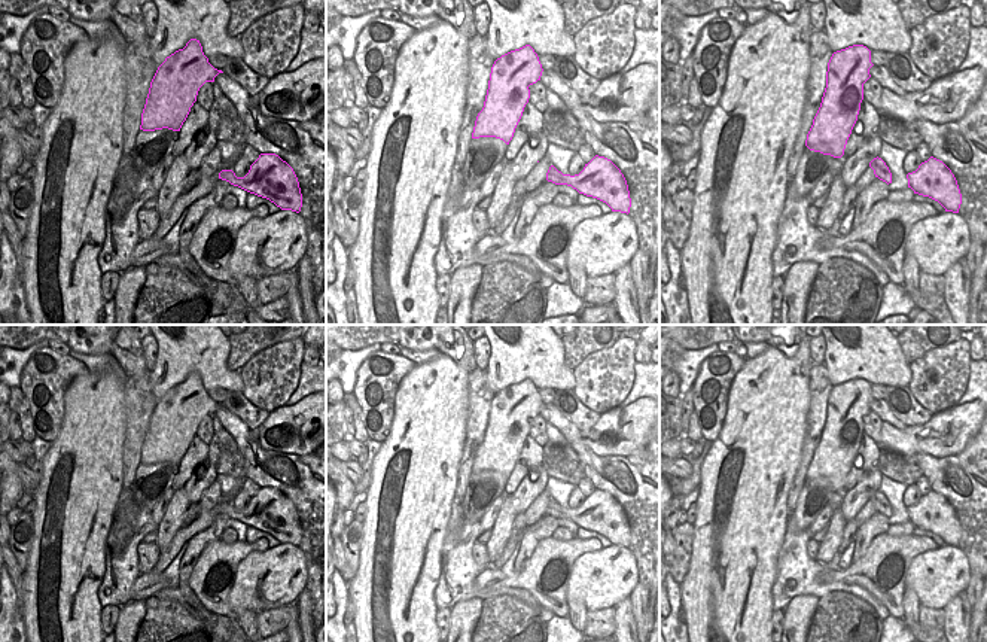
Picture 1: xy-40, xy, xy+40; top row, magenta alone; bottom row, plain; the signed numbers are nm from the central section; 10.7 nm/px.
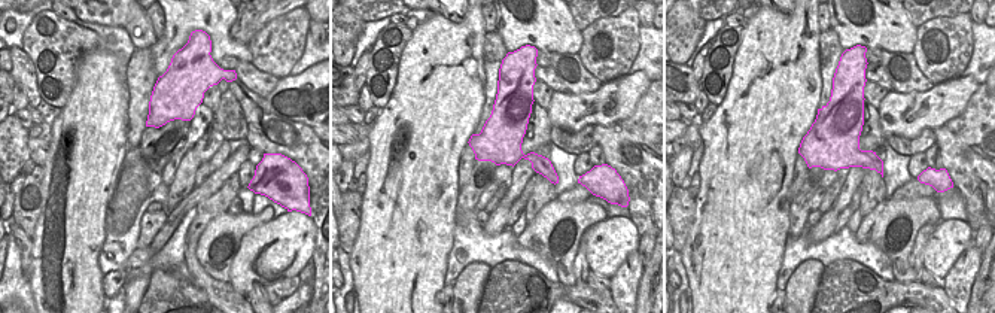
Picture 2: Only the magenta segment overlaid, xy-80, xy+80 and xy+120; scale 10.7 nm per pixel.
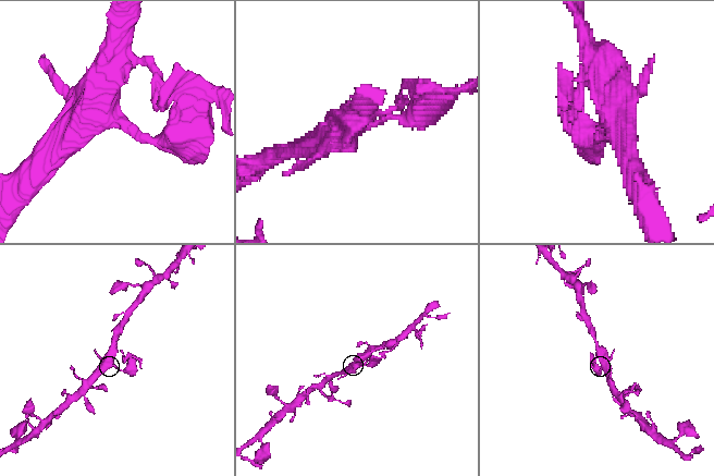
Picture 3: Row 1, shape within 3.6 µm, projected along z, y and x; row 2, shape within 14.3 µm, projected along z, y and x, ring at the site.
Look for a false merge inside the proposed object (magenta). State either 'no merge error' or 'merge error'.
merge error

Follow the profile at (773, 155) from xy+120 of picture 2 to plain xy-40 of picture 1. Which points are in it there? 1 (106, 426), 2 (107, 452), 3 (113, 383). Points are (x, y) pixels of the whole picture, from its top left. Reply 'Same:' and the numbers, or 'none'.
Same: 1, 2, 3

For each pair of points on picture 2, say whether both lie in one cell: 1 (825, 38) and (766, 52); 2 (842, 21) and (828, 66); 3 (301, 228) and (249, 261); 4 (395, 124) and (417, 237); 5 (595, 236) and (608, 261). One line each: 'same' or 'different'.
1: different
2: different
3: same
4: same
5: same

